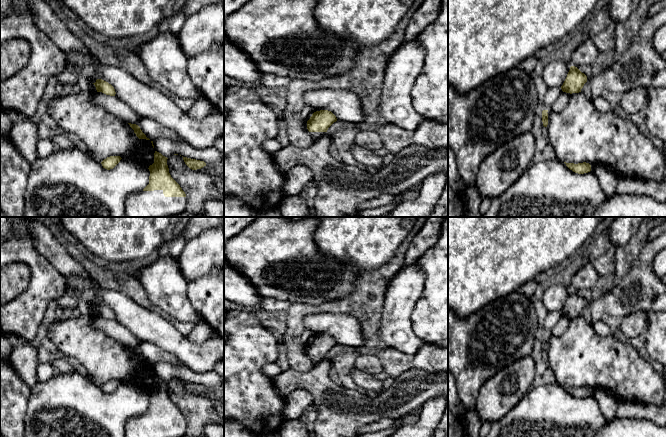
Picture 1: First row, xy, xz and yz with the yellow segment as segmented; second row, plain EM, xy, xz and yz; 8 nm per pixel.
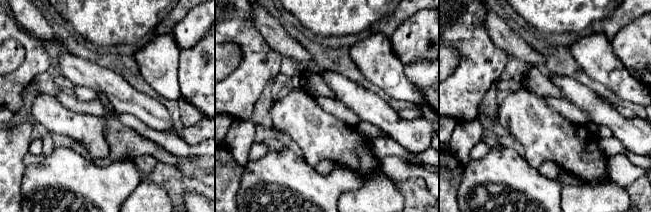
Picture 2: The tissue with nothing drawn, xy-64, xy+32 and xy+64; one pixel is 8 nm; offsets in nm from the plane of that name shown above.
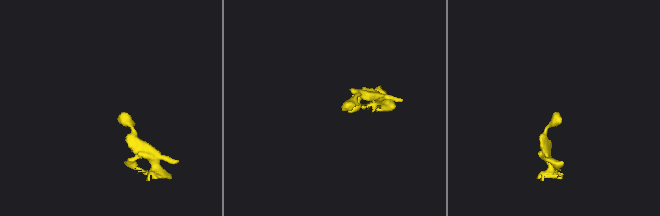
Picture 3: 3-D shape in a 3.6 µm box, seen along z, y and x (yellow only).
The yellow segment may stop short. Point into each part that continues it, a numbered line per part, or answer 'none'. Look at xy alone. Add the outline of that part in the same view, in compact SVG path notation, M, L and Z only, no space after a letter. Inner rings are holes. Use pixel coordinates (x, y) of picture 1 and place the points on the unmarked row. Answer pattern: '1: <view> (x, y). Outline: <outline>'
1: xy (142, 425). Outline: M163 414L138 415L125 425L125 437L182 437L186 421L165 421Z

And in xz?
none

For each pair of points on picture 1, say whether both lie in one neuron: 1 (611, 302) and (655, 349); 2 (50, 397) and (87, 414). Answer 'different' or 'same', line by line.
1: different
2: same

